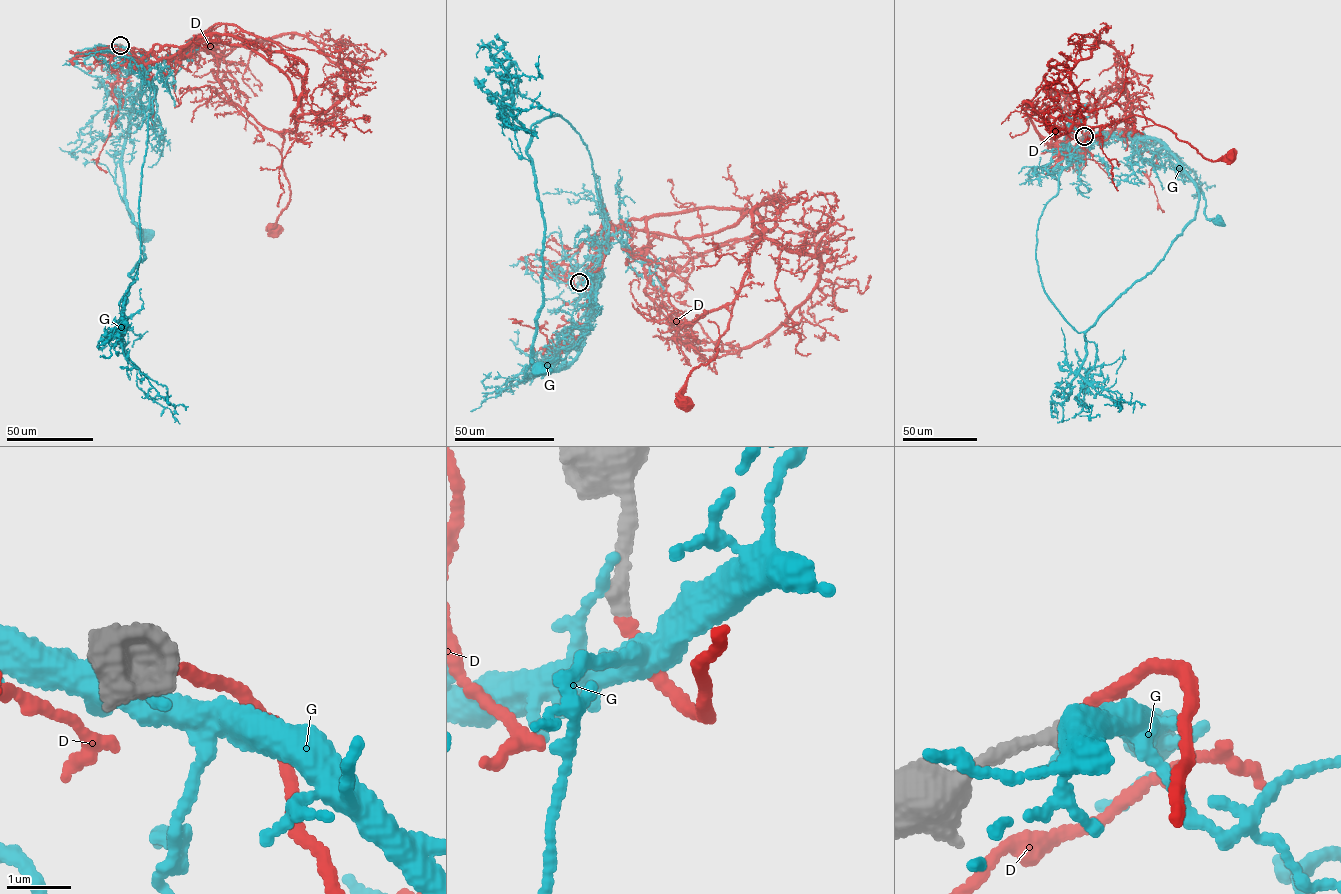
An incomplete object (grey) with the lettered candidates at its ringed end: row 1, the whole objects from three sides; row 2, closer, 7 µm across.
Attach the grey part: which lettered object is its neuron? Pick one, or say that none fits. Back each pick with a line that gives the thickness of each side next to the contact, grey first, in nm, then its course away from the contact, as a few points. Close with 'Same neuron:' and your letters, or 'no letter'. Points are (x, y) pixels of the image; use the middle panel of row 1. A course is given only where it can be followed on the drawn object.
D: calibres 240 and 160 nm; course (579, 281), (601, 235), (633, 227), (656, 234), (644, 292), (679, 314), (673, 322), (733, 304), (684, 404)
Same neuron: D

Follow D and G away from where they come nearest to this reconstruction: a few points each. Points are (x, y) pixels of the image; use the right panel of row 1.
D: (1083, 135), (1061, 156), (1049, 127), (1091, 116), (1102, 93), (1127, 122), (1151, 119), (1207, 159), (1231, 153)
G: (1084, 136), (1159, 140), (1204, 198), (1206, 218), (1218, 220)

